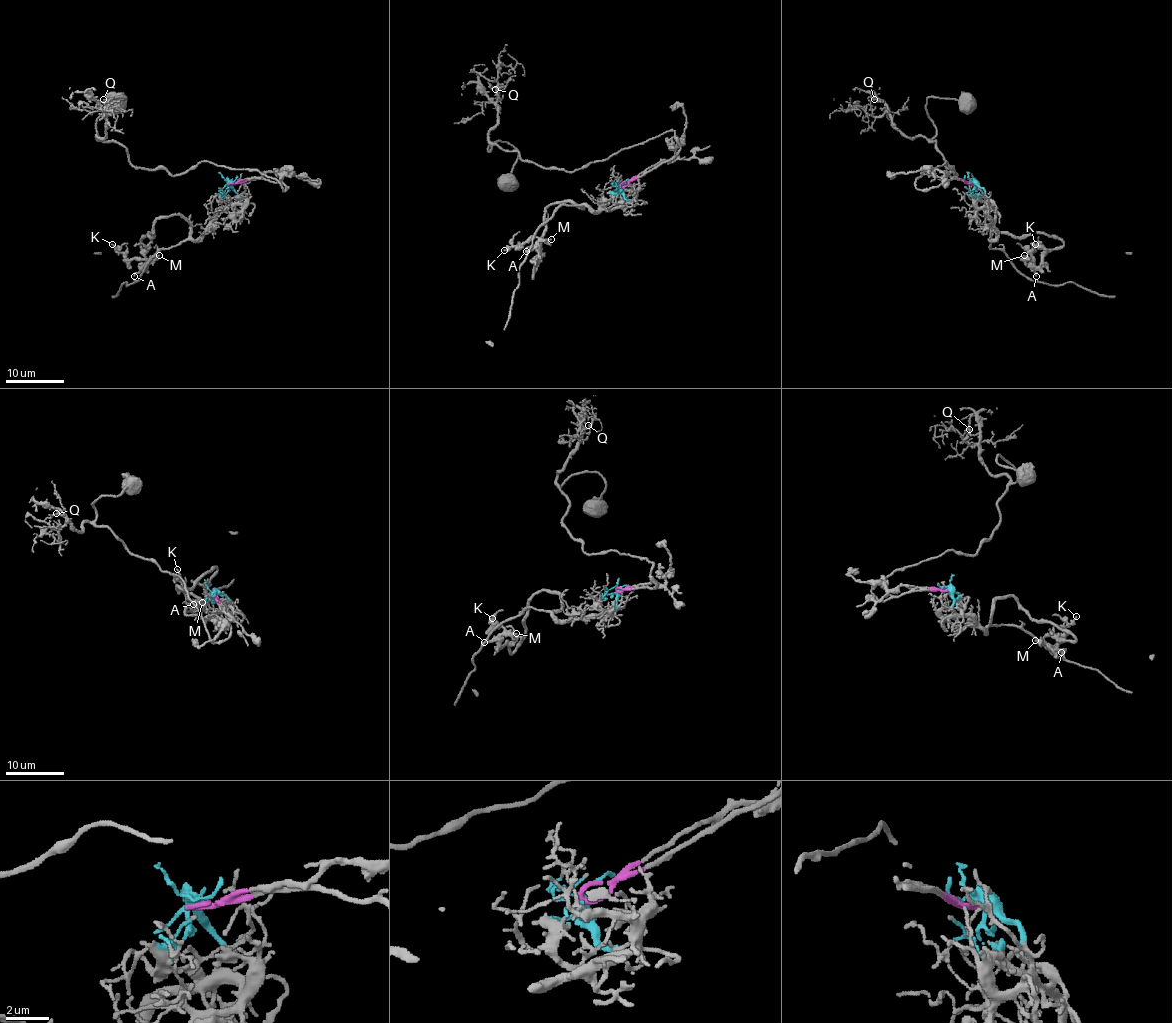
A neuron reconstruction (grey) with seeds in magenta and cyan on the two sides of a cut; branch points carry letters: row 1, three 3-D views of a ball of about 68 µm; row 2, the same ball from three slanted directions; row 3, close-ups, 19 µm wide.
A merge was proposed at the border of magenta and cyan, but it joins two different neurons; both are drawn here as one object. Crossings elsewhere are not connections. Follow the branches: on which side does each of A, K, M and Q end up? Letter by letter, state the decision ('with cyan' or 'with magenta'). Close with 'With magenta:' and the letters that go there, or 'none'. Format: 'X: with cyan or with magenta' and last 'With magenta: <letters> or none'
A: with cyan
K: with cyan
M: with cyan
Q: with magenta
With magenta: Q

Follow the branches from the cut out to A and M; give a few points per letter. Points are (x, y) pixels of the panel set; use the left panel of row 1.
A: (229, 183), (236, 199), (198, 239), (179, 215), (160, 217), (141, 243), (147, 265), (133, 275)
M: (229, 183), (236, 199), (198, 239), (179, 215), (160, 217), (141, 243), (147, 265), (158, 255)

